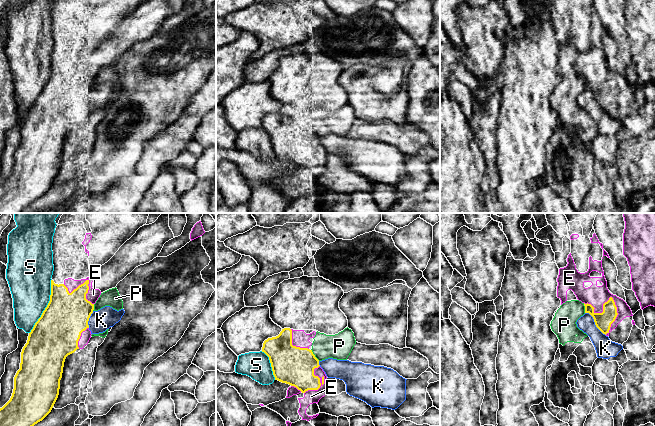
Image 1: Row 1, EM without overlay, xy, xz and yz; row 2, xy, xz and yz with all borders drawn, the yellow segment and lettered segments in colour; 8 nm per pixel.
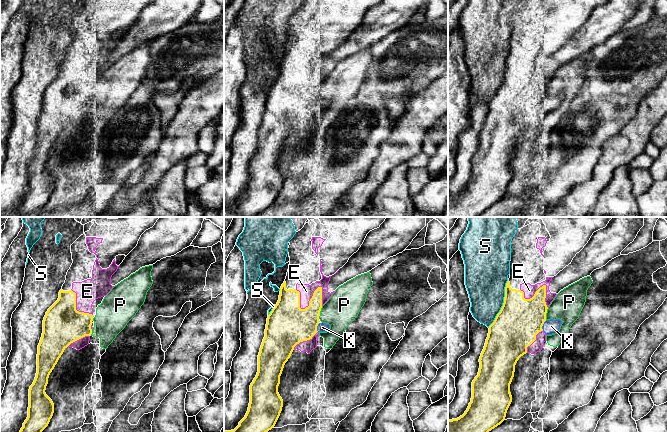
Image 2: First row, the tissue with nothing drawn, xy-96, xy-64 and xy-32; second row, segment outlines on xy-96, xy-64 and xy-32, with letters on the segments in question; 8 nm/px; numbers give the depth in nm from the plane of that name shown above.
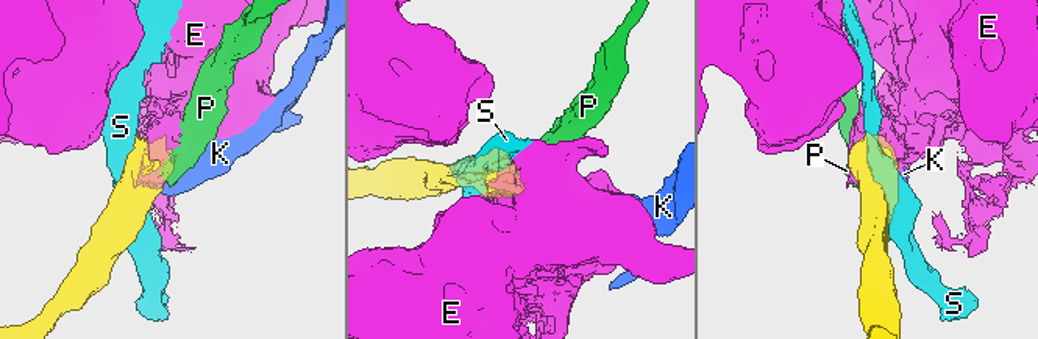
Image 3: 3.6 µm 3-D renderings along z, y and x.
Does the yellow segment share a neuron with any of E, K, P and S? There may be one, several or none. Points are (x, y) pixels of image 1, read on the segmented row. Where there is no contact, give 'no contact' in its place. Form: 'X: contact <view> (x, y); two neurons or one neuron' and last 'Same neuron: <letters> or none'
E: contact yz (611, 297); two neurons
K: contact yz (595, 323); two neurons
P: contact xz (314, 355); one neuron
S: contact xy (47, 306); two neurons
Same neuron: P

